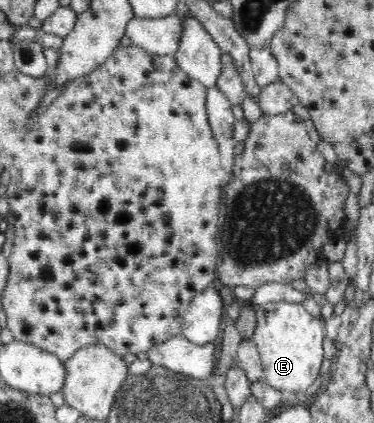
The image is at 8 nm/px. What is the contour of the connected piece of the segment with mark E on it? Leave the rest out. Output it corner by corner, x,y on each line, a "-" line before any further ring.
290,299
256,307
253,341
263,365
263,379
277,390
303,394
319,376
323,362
323,338
328,326

